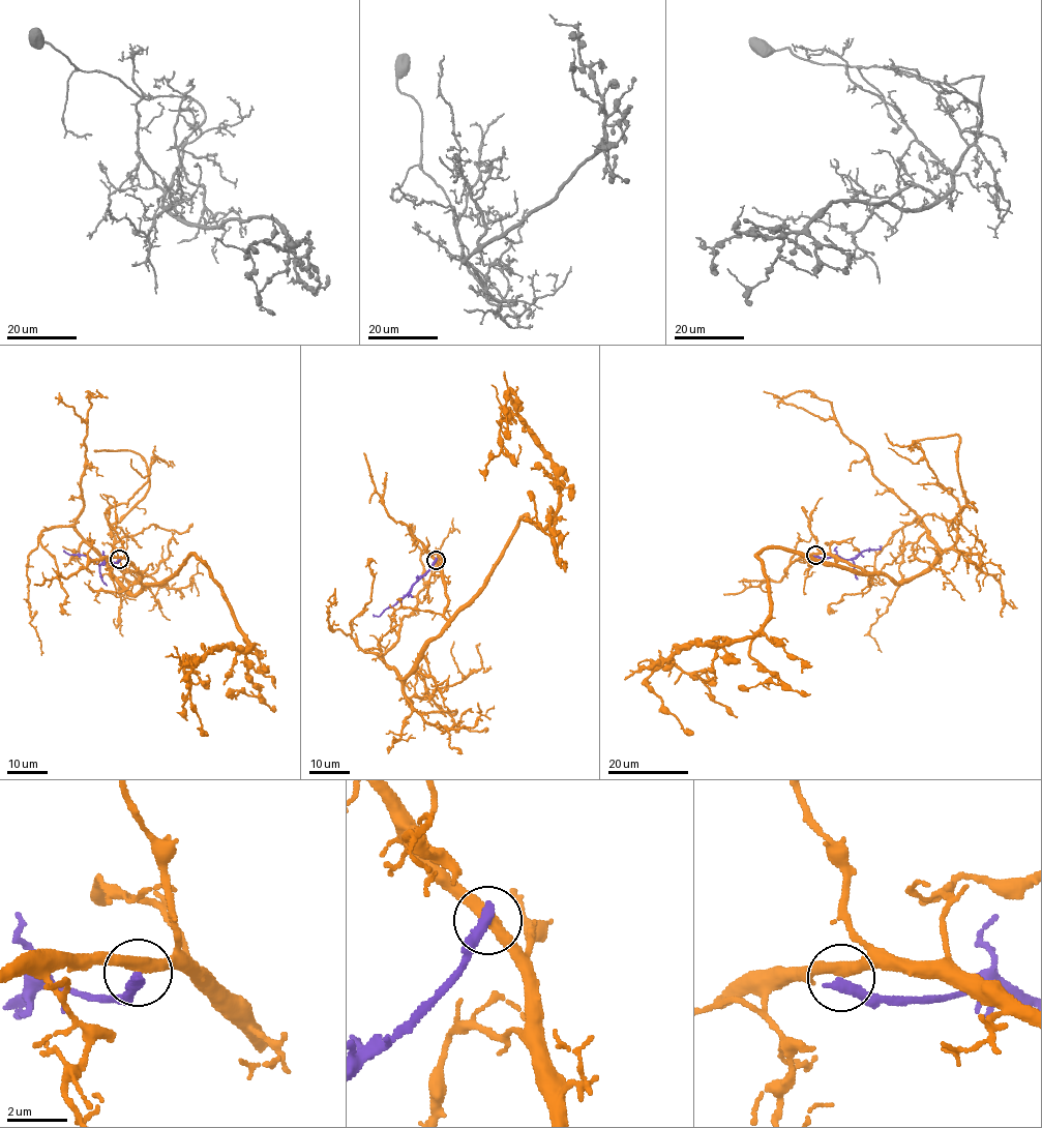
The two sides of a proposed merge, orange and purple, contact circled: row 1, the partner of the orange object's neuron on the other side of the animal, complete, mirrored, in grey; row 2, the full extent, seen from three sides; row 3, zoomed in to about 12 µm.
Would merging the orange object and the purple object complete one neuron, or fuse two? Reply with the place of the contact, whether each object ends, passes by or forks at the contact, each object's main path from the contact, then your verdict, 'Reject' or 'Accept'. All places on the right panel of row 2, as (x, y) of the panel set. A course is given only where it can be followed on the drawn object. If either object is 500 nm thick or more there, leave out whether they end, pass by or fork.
Place: (815, 555). At the ring orange passes by. At the ring purple ends. Course of orange: (815, 555), (873, 572), (767, 547), (757, 557), (769, 620), (665, 660), (737, 717). Course of purple: (815, 555), (850, 559), (865, 551), (880, 550), (879, 545). Reject

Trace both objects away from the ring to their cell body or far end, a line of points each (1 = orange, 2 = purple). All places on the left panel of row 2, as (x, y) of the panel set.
1: (118, 559), (141, 582), (162, 583), (192, 554), (250, 647), (218, 647), (182, 662), (187, 720)
2: (118, 559), (117, 562), (98, 564), (85, 556), (69, 555), (63, 551)

